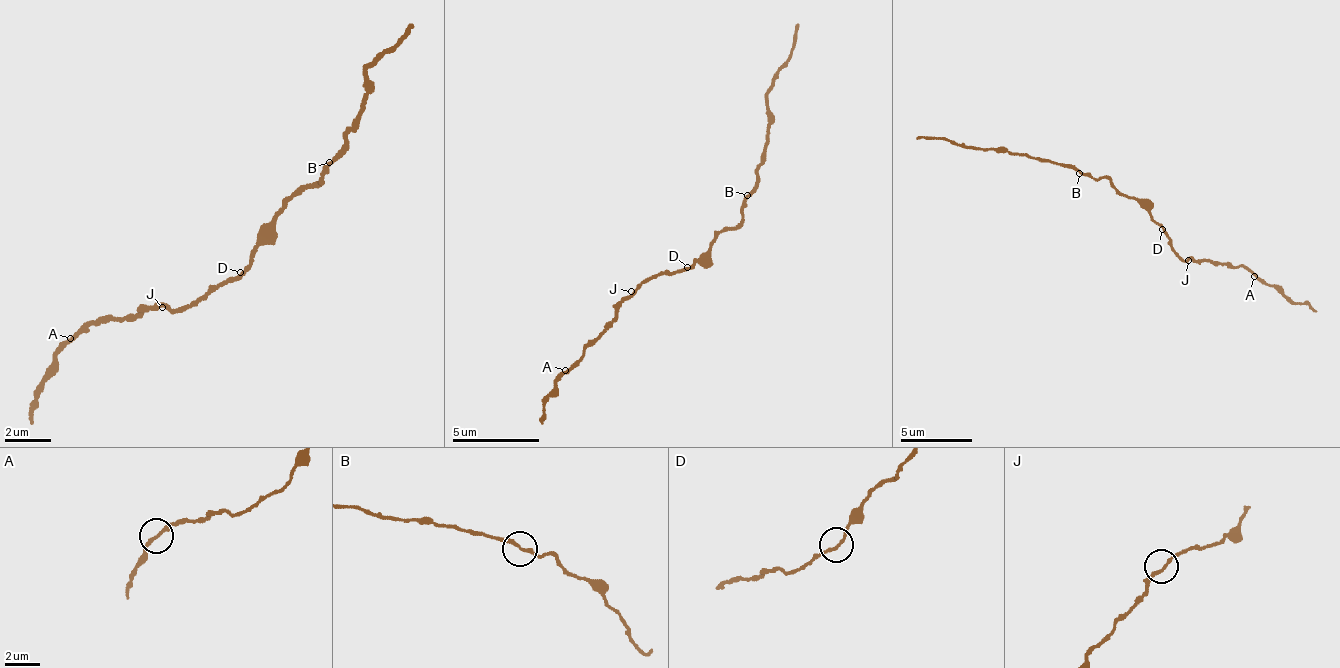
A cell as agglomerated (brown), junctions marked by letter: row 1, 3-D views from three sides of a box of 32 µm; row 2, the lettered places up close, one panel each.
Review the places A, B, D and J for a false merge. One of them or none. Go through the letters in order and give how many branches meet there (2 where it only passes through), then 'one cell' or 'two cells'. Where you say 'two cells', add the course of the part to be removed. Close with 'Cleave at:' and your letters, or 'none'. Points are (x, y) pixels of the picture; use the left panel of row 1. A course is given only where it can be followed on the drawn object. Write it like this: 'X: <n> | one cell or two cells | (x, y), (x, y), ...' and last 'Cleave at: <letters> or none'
A: 2 | one cell
B: 2 | two cells | (328, 160), (361, 110), (365, 66), (403, 41), (411, 28)
D: 2 | one cell
J: 2 | one cell
Cleave at: B

